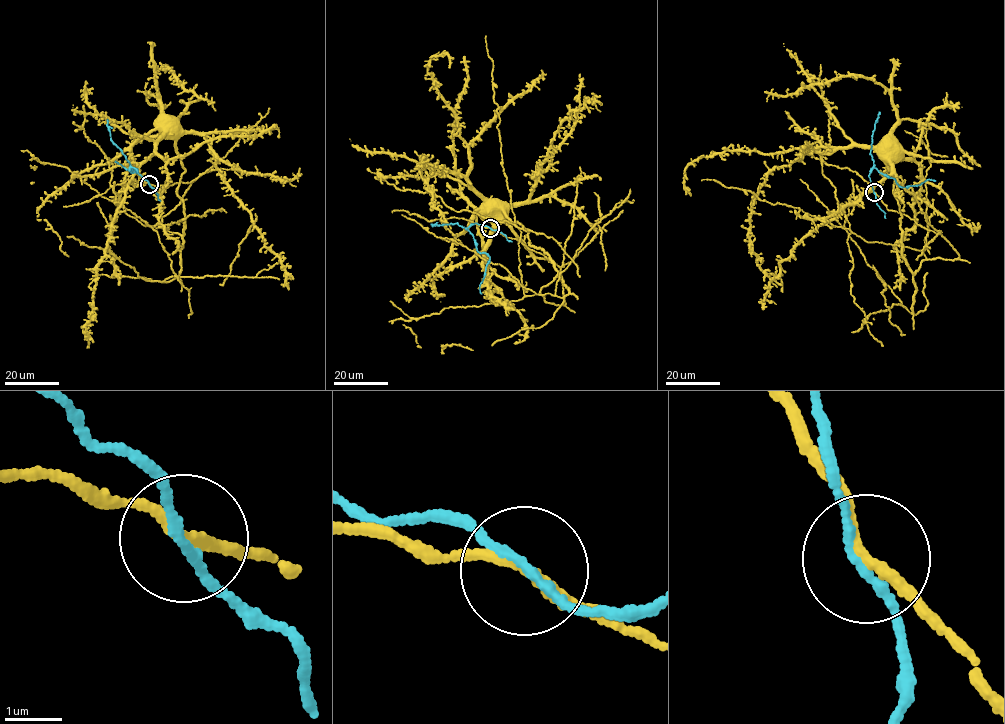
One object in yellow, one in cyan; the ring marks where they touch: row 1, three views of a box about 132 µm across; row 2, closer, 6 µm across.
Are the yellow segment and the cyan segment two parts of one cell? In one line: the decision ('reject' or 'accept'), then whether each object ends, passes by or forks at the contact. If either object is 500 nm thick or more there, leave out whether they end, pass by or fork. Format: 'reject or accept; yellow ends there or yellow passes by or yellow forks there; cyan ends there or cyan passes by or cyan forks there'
reject; yellow passes by; cyan passes by

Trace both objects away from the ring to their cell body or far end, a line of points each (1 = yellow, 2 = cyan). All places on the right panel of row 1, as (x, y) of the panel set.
1: (874, 192), (888, 210), (904, 214), (937, 233), (925, 220), (916, 197), (900, 183), (881, 145)
2: (873, 192), (868, 176), (873, 168), (904, 187), (920, 185), (928, 180), (935, 181)

